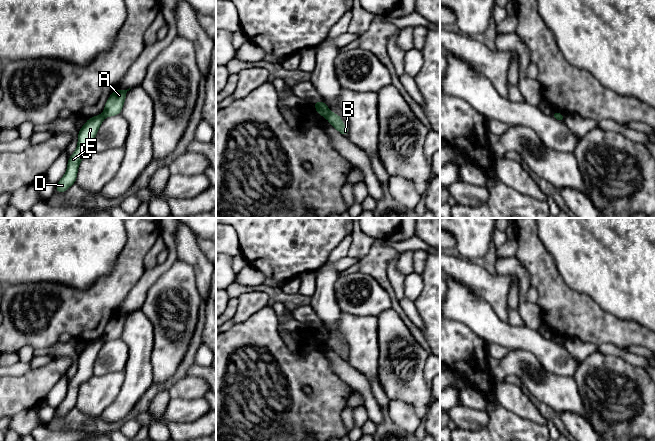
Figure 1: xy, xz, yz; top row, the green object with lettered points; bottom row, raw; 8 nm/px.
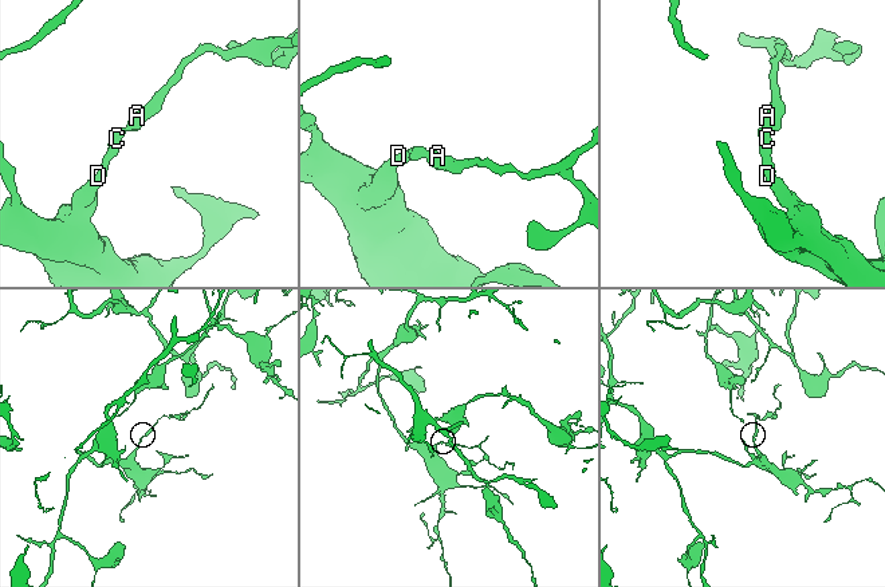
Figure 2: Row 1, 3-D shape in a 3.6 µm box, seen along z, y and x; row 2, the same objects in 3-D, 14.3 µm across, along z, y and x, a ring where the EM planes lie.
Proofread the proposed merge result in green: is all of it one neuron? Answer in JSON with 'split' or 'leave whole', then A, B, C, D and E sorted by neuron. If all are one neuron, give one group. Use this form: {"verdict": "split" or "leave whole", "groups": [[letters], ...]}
{"verdict": "split", "groups": [["A", "B"], ["C", "D", "E"]]}

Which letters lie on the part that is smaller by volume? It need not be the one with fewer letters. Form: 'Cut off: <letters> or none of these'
Cut off: A, B

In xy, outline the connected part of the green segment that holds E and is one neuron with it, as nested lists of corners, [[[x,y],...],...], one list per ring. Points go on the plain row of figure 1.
[[[103,338],[89,342],[85,349],[79,353],[77,372],[69,381],[65,399],[56,409],[56,418],[58,416],[65,416],[71,409],[75,407],[79,387],[93,375],[93,366],[98,352],[102,348],[104,342],[105,341]]]

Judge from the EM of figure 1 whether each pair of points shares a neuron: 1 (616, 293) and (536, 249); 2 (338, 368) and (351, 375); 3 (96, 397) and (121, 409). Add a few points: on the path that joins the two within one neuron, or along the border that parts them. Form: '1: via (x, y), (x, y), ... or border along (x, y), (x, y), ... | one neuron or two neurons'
1: border along (540, 238), (545, 249), (551, 255), (562, 280) | two neurons
2: via (341, 368), (348, 374) | one neuron
3: border along (122, 384), (116, 398), (99, 416) | two neurons

